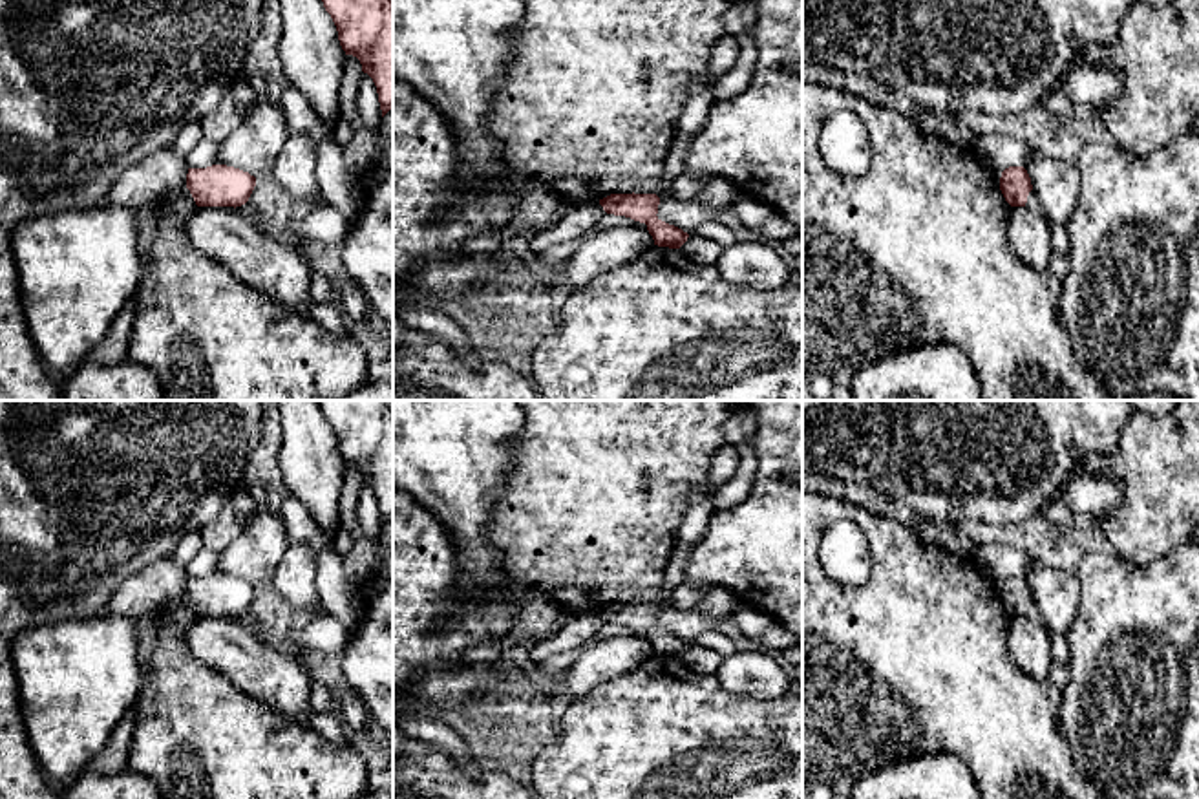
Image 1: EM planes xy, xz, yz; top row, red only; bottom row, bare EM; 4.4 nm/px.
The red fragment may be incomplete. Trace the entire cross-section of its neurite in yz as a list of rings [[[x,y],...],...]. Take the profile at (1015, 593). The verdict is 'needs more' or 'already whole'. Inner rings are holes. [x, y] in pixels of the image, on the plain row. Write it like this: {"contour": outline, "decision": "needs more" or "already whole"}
{"contour": [[[1009,576],[1002,581],[1000,600],[1011,616],[1025,616],[1033,600],[1031,587],[1024,576]]], "decision": "already whole"}

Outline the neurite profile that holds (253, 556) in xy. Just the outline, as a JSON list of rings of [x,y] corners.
[[[254,512],[241,534],[219,552],[218,574],[249,581],[254,587],[272,580],[291,539],[278,512]]]

